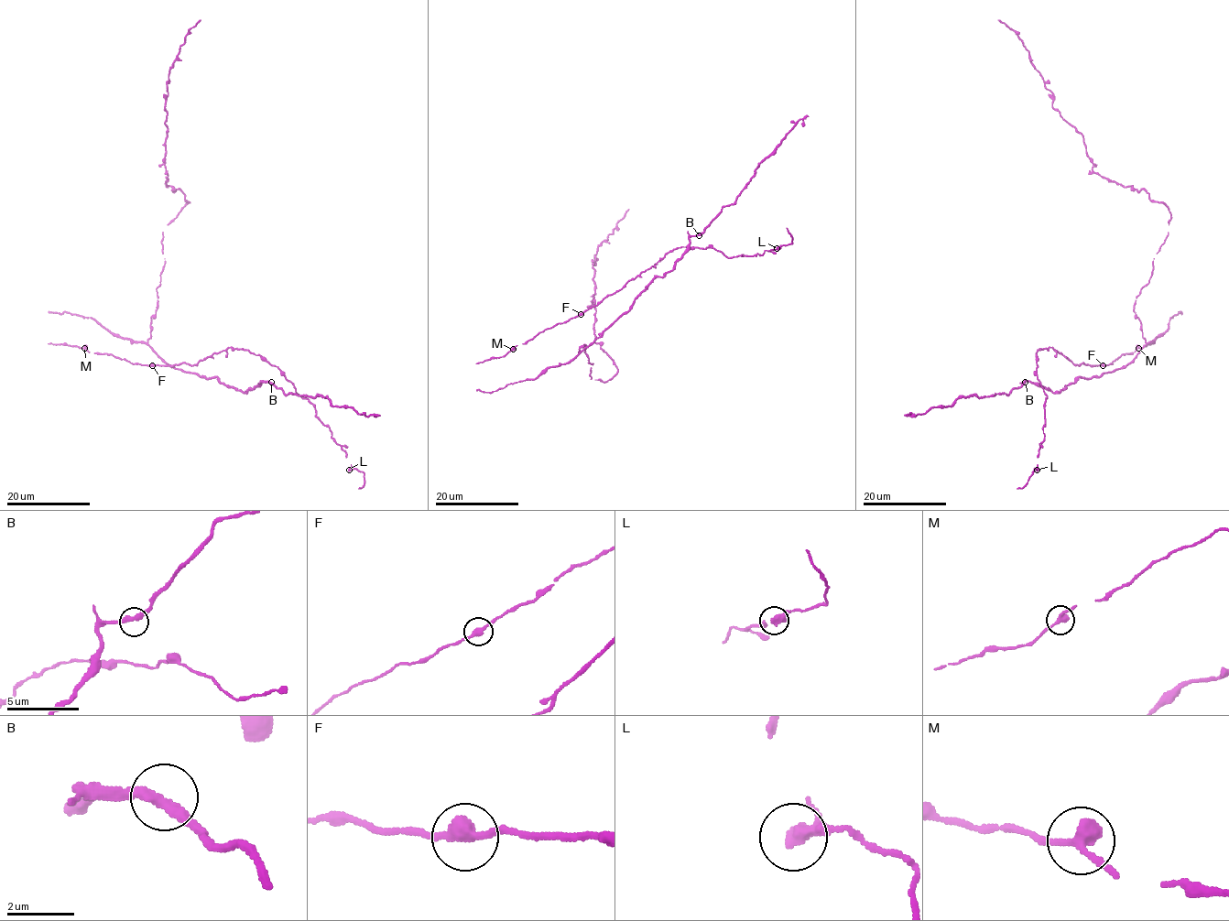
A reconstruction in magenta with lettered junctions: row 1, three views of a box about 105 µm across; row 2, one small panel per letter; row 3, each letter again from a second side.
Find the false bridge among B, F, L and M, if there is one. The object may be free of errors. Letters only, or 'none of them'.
none of them

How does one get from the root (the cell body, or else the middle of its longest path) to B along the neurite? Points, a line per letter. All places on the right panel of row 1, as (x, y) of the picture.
B: (1137, 355), (1126, 365), (1099, 377), (1079, 377), (1059, 393), (1025, 382)

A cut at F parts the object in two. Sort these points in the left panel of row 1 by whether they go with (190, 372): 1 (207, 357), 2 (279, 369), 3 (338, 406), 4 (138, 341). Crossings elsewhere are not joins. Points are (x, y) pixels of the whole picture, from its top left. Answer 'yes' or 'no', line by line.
1: no
2: no
3: yes
4: yes

